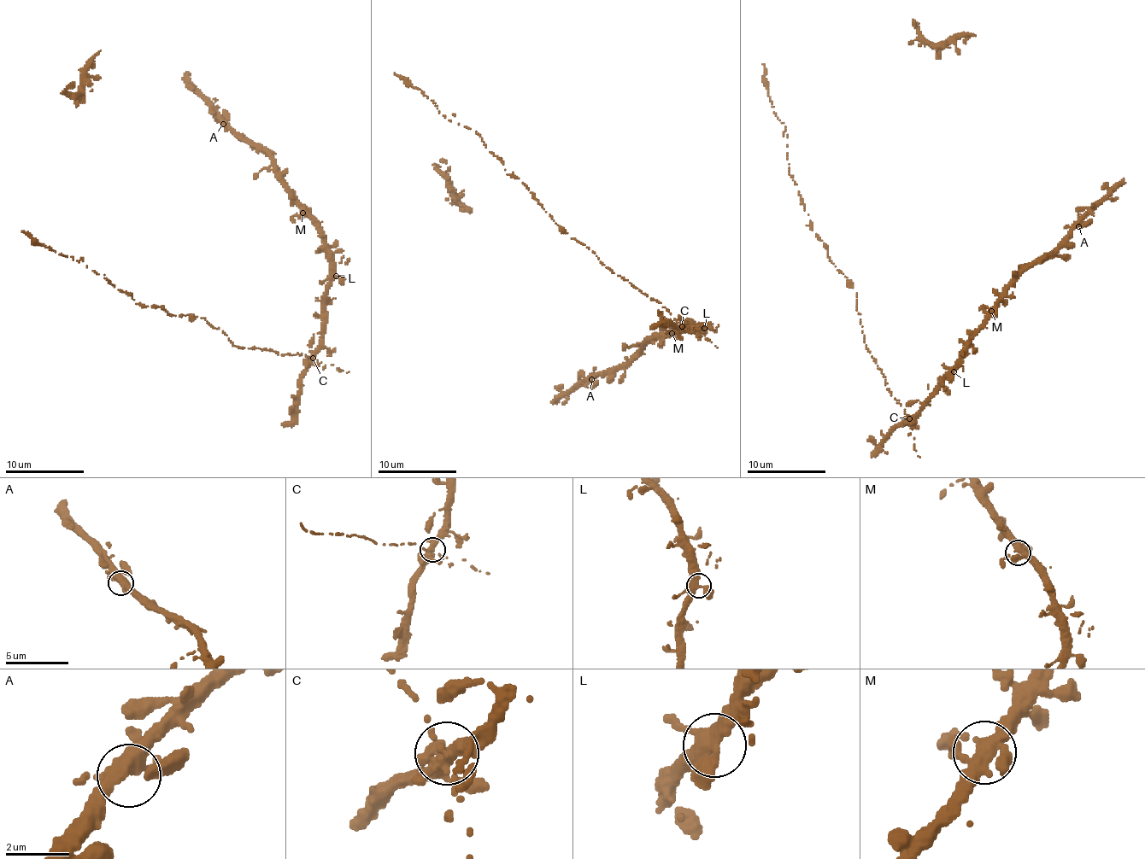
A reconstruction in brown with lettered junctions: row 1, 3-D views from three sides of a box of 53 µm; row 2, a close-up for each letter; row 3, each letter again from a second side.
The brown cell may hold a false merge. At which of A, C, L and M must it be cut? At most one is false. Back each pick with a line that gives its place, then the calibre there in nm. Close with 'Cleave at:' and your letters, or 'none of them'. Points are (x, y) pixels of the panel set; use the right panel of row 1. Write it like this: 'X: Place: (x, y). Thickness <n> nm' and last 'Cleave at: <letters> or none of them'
C: Place: (909, 418). Thickness 360 nm
Cleave at: C

